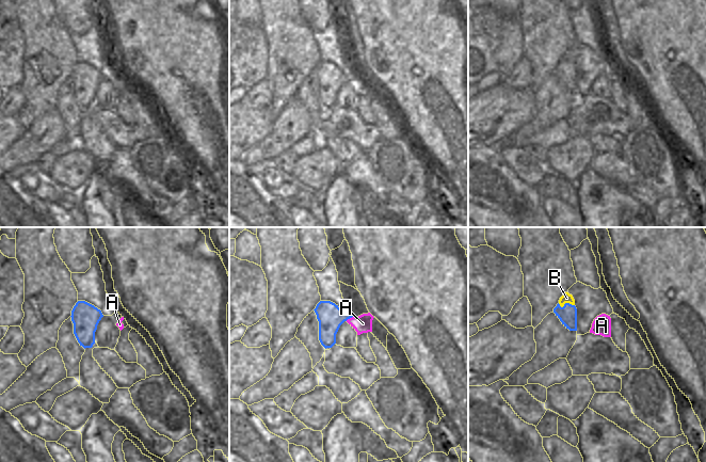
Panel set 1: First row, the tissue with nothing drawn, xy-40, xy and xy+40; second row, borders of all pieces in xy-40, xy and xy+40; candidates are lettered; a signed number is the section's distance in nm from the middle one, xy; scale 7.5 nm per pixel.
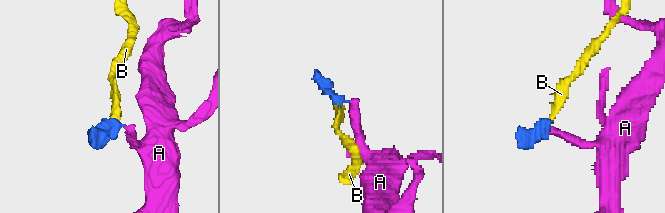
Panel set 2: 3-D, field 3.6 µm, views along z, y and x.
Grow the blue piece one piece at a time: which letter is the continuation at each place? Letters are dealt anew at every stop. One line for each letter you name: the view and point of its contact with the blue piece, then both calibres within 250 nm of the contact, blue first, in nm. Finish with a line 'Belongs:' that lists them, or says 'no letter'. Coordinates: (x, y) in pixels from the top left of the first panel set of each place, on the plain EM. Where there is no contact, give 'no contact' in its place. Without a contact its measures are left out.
Belongs: no letter

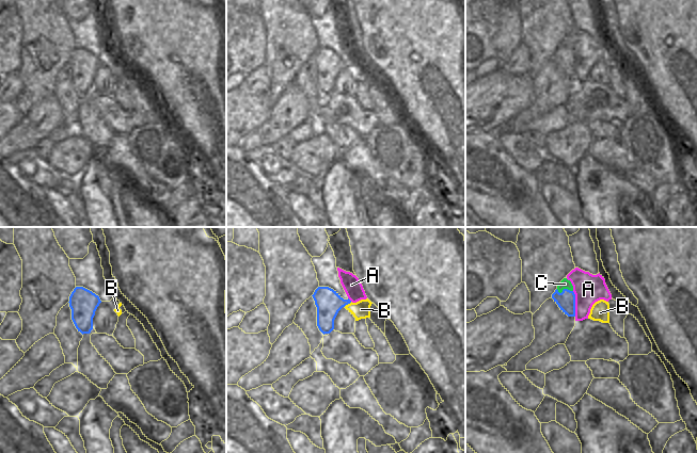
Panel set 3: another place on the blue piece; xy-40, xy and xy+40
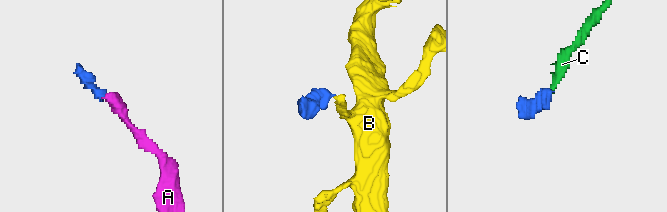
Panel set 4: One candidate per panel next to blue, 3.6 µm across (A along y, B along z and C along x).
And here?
A: contact xy+40 (574, 65); calibres 140 and 220 nm
Belongs: A

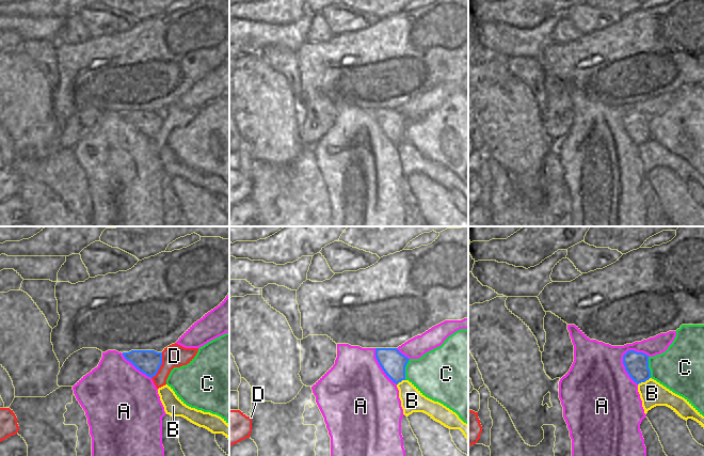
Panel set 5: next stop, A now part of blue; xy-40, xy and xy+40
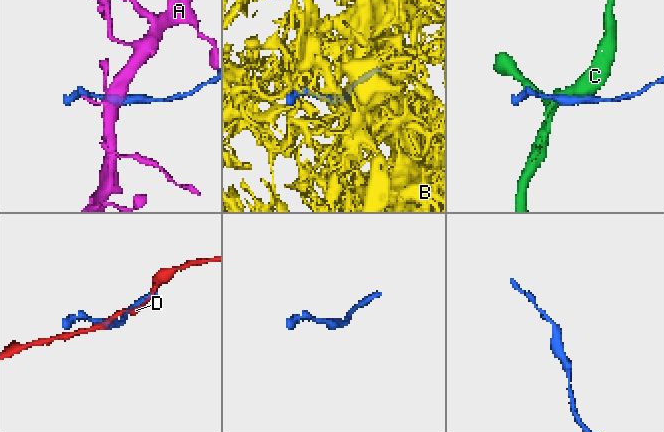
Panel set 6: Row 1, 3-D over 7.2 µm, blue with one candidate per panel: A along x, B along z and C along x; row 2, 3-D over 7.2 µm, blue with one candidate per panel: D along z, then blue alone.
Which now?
Belongs: no letter

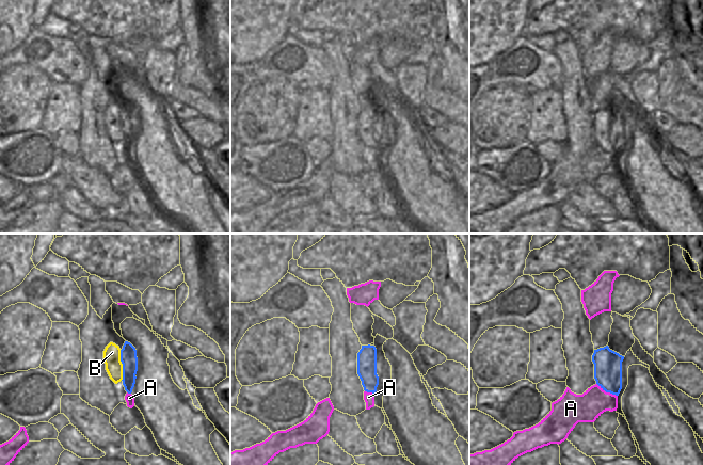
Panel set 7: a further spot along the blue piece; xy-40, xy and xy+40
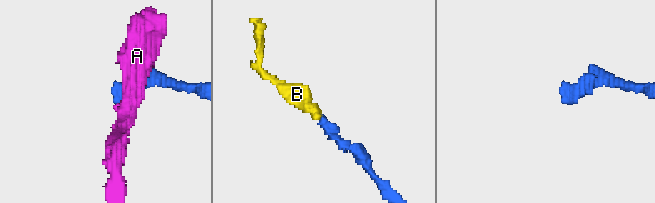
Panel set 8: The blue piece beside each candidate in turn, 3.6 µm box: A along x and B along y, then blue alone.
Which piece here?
B: contact xy-40 (123, 126); calibres 130 and 130 nm
Belongs: B

